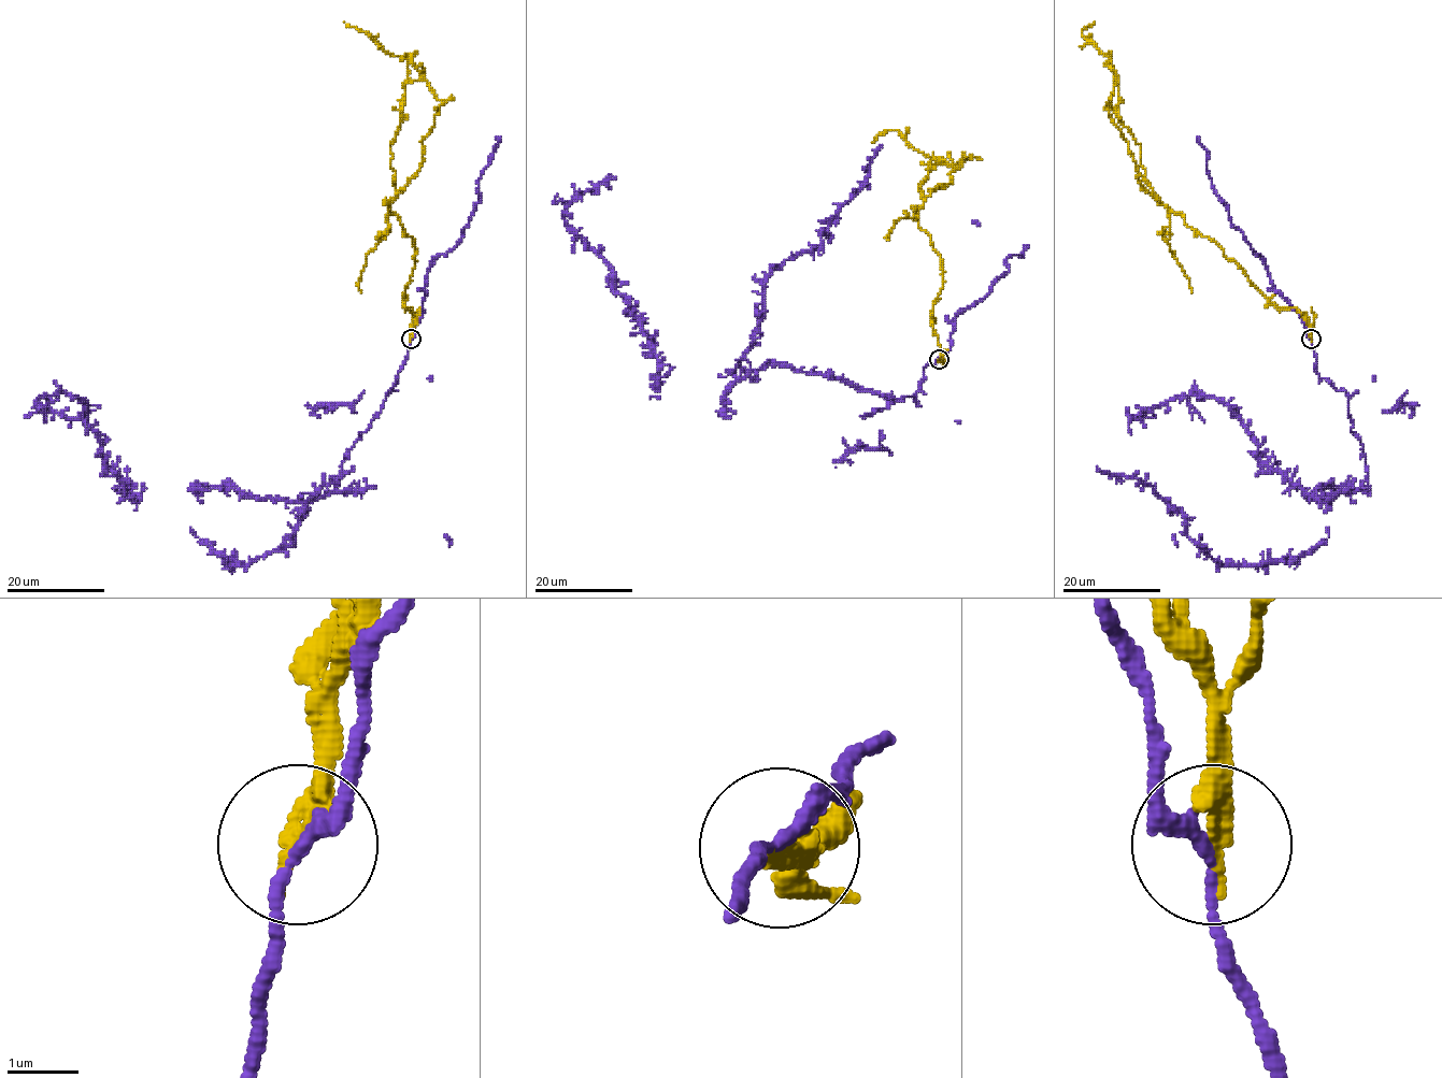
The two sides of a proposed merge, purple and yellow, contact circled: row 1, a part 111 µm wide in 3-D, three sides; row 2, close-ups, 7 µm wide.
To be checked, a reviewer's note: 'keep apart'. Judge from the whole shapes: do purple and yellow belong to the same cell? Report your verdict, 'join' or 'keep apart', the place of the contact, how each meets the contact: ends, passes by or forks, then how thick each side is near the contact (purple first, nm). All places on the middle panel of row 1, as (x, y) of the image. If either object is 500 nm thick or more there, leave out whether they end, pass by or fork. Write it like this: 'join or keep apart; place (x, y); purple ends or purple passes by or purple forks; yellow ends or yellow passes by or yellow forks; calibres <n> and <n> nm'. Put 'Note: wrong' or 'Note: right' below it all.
keep apart; place (939, 359); purple passes by; yellow ends; calibres 190 and 240 nm
Note: right

